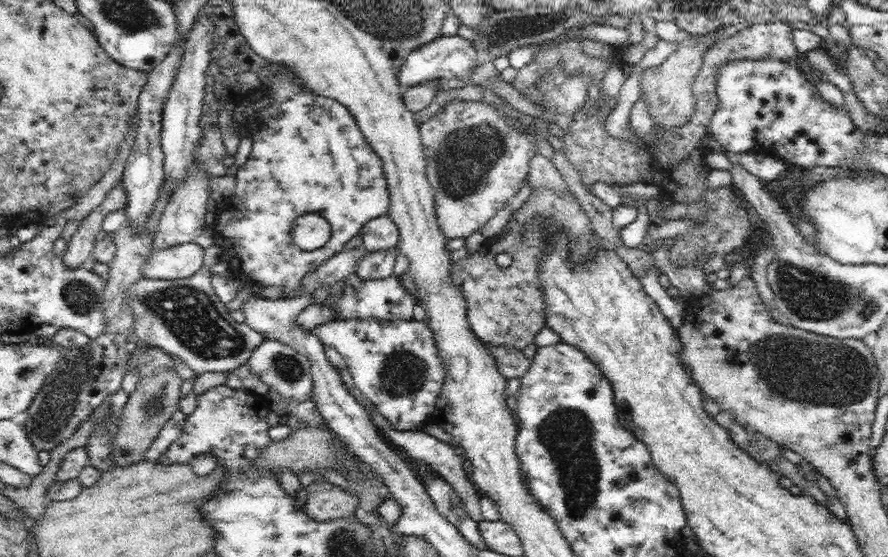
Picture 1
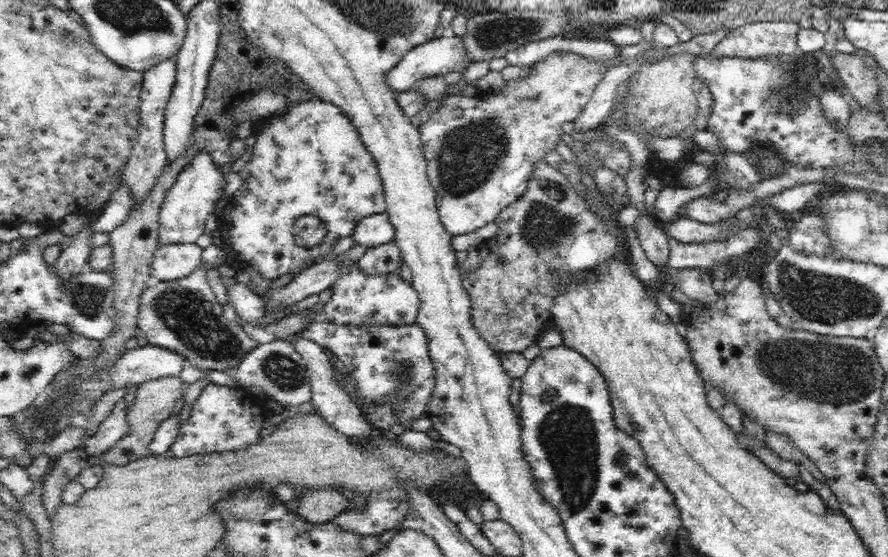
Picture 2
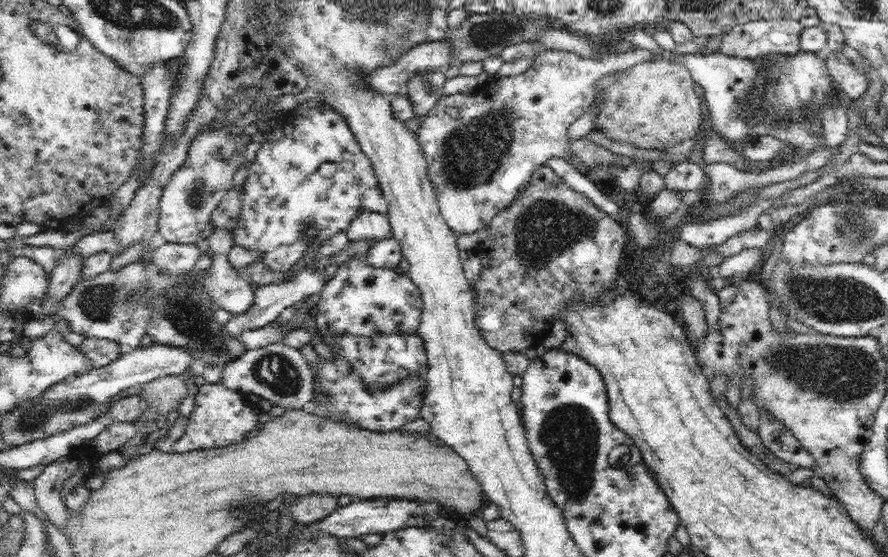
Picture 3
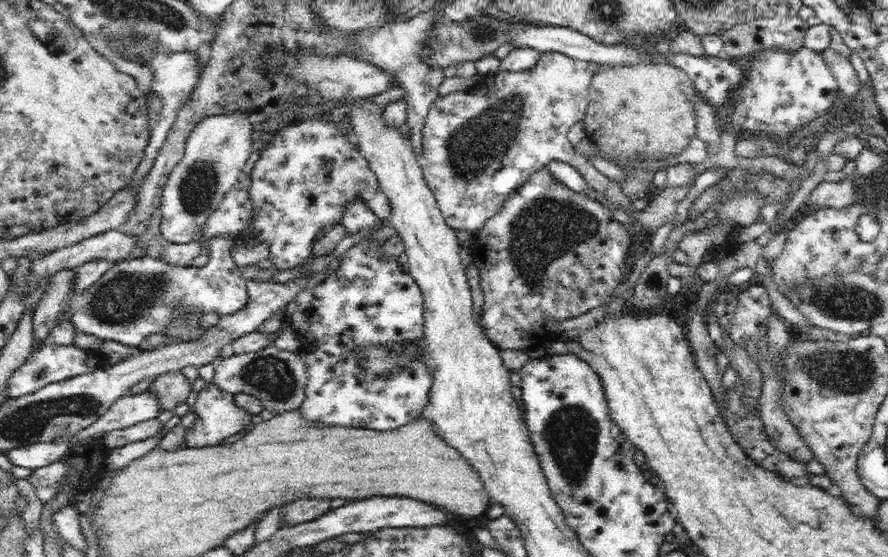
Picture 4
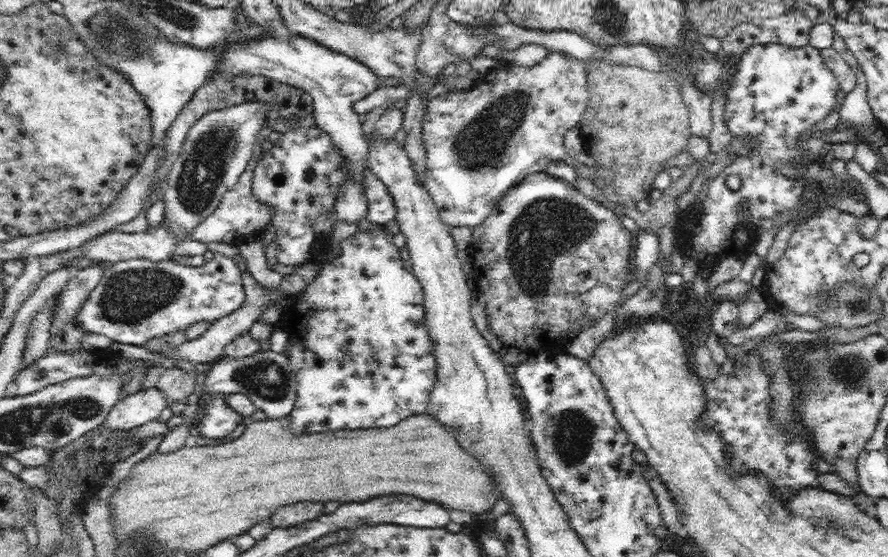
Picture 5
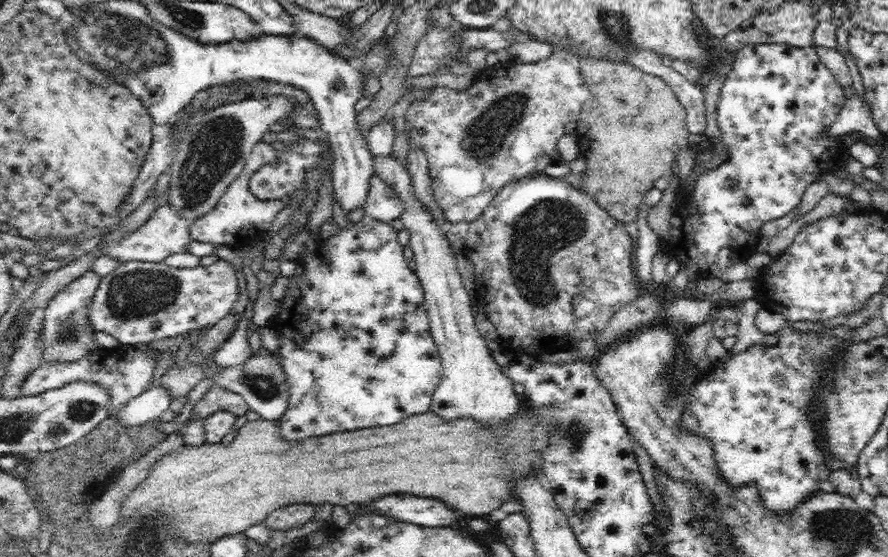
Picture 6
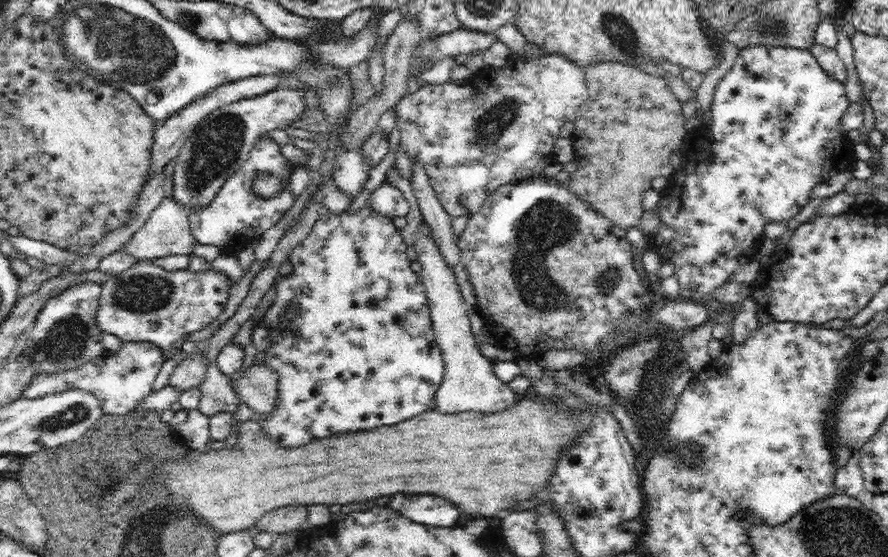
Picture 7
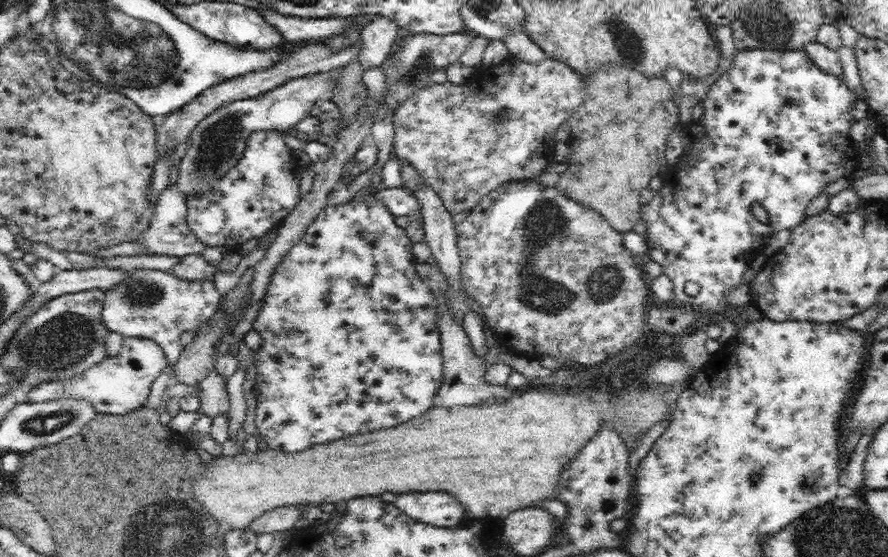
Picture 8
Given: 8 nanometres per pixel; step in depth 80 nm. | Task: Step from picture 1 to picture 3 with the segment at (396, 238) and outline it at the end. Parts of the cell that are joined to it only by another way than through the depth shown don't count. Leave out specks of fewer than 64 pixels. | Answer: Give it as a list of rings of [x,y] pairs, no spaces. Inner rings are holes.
[[[362,212],[353,220],[347,236],[352,242],[374,240],[382,242],[393,236],[389,216],[386,213]]]

